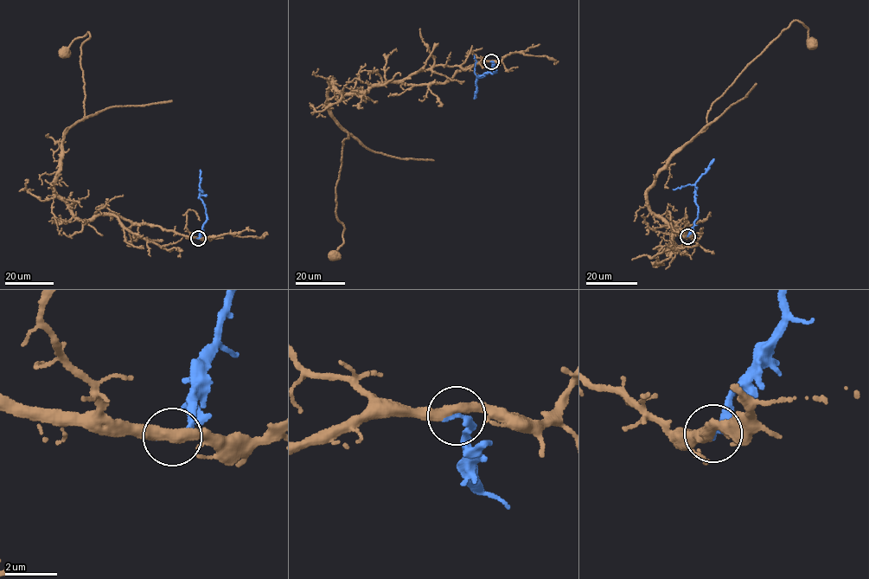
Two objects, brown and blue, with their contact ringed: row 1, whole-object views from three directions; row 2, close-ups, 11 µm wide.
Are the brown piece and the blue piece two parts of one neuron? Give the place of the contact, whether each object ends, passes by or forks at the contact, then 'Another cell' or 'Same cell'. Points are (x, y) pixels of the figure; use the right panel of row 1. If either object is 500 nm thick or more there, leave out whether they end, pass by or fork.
Place: (687, 236). At the ring brown passes by. At the ring blue ends. Another cell

